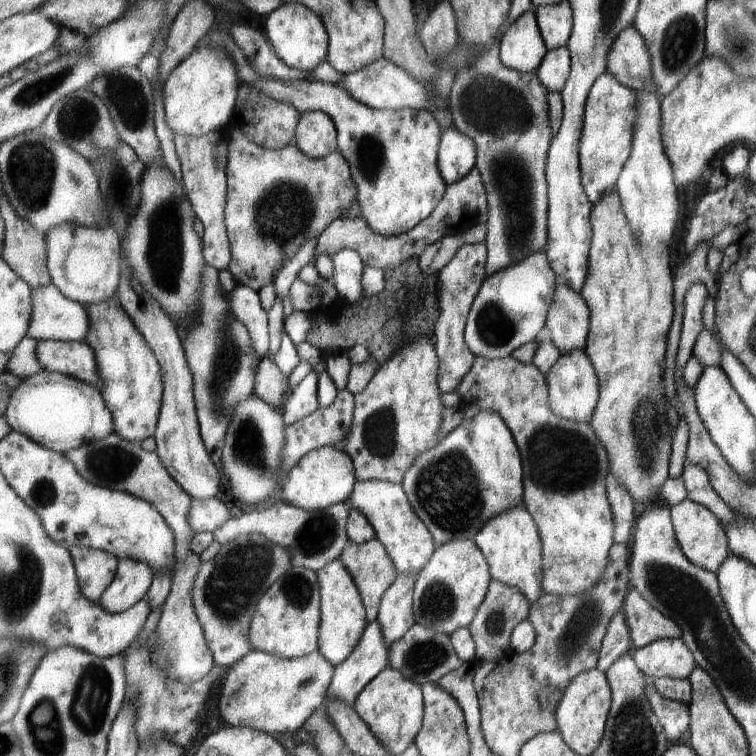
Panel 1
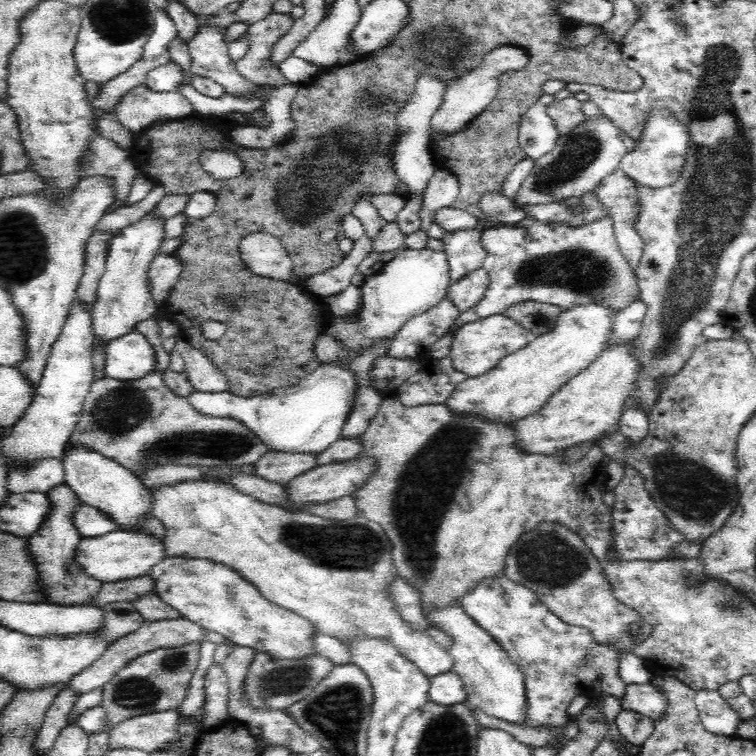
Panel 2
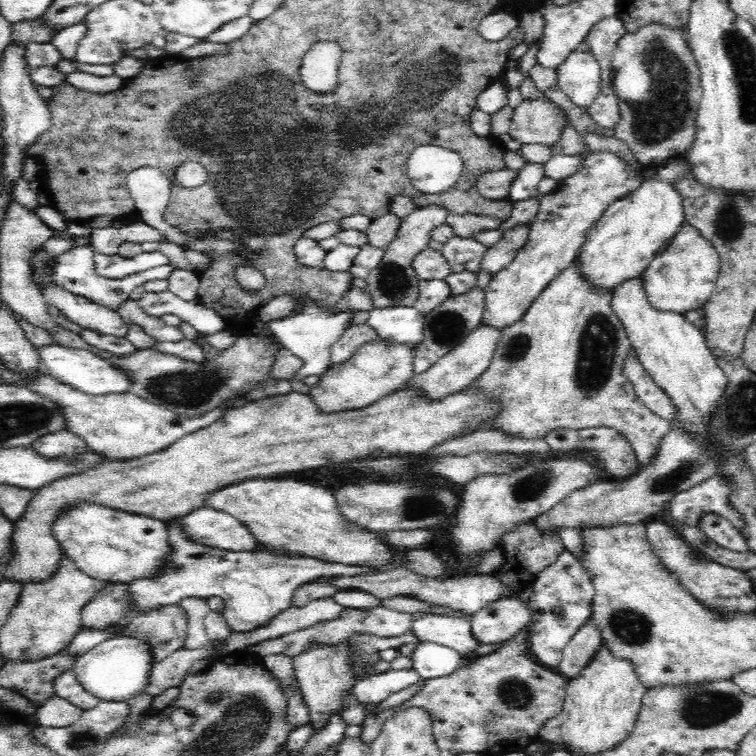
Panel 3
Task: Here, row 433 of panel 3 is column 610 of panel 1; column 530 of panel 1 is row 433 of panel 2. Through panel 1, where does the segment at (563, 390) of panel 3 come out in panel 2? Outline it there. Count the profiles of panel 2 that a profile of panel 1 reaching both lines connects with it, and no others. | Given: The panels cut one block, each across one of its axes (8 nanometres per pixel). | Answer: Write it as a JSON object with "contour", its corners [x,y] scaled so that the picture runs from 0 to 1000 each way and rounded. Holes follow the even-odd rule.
{"contour":[[[525,524],[509,525],[500,538],[499,546],[491,554],[484,571],[478,577],[479,595],[472,601],[472,608],[488,606],[495,612],[493,622],[485,634],[472,643],[464,653],[468,660],[471,676],[476,684],[484,685],[491,690],[503,693],[513,706],[516,716],[521,720],[519,737],[521,747],[528,755],[529,766],[540,776],[554,784],[556,811],[562,816],[573,812],[577,807],[589,807],[603,799],[608,800],[611,791],[624,783],[632,774],[647,769],[651,765],[664,762],[669,753],[669,737],[683,717],[694,706],[701,705],[720,689],[738,689],[762,704],[775,717],[786,735],[794,742],[800,741],[804,725],[813,717],[810,689],[810,677],[799,665],[798,640],[802,634],[800,619],[807,614],[807,606],[799,601],[794,590],[783,590],[772,603],[762,612],[751,614],[743,611],[747,595],[741,595],[728,604],[702,604],[687,598],[679,589],[679,561],[664,562],[651,561],[634,556],[634,553],[602,552],[589,534],[563,534],[558,537],[537,537]]]}

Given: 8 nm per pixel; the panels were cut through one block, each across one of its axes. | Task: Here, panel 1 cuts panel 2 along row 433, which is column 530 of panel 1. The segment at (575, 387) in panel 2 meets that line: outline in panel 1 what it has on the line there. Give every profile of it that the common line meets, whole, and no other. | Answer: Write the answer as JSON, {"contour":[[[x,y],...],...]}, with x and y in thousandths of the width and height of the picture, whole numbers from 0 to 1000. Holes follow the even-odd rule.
{"contour":[[[687,667],[655,685],[649,685],[634,706],[626,712],[631,725],[642,733],[652,765],[692,783],[702,800],[720,788],[718,775],[718,716],[714,701],[694,667]]]}

